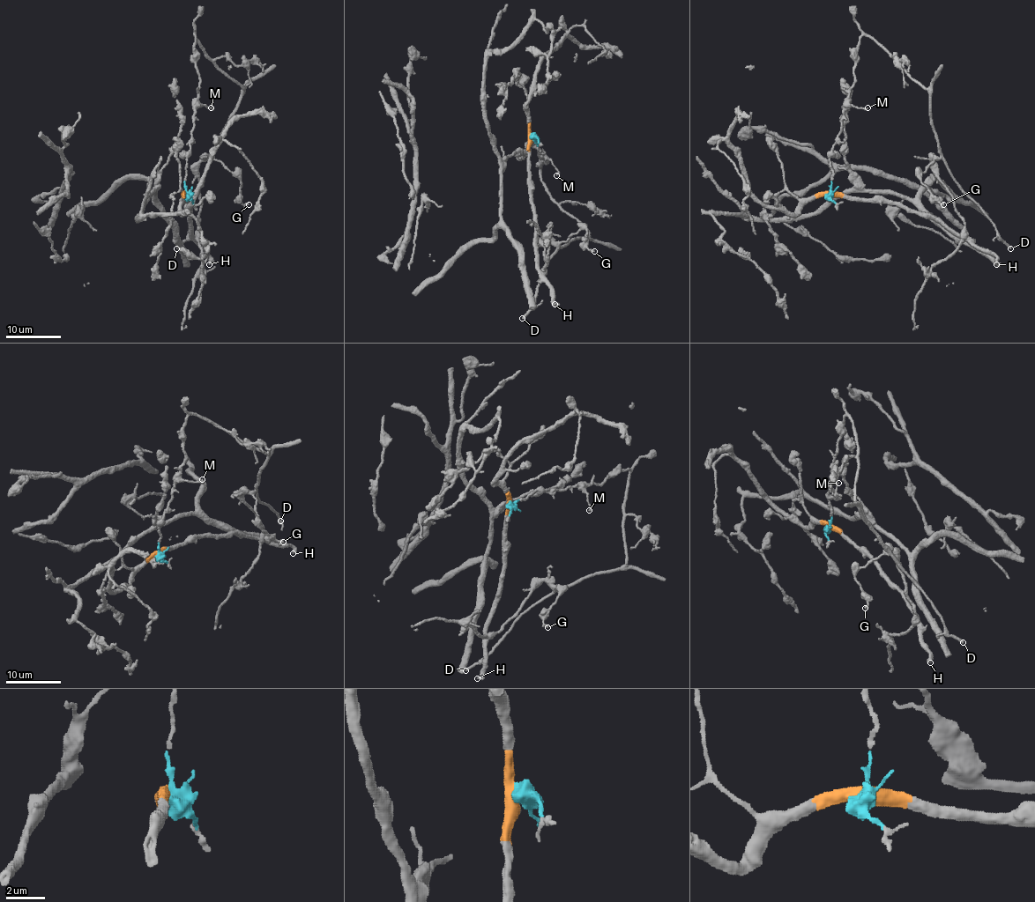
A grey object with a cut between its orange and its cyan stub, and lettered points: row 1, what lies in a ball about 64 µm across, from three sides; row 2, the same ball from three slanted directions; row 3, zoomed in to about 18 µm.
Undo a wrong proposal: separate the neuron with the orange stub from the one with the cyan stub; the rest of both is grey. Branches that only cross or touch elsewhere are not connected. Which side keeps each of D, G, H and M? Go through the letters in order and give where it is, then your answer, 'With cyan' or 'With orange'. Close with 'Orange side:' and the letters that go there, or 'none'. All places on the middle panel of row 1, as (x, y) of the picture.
D: Place: (522, 318). With cyan
G: Place: (594, 251). With cyan
H: Place: (554, 304). With orange
M: Place: (556, 175). With cyan
Orange side: H

